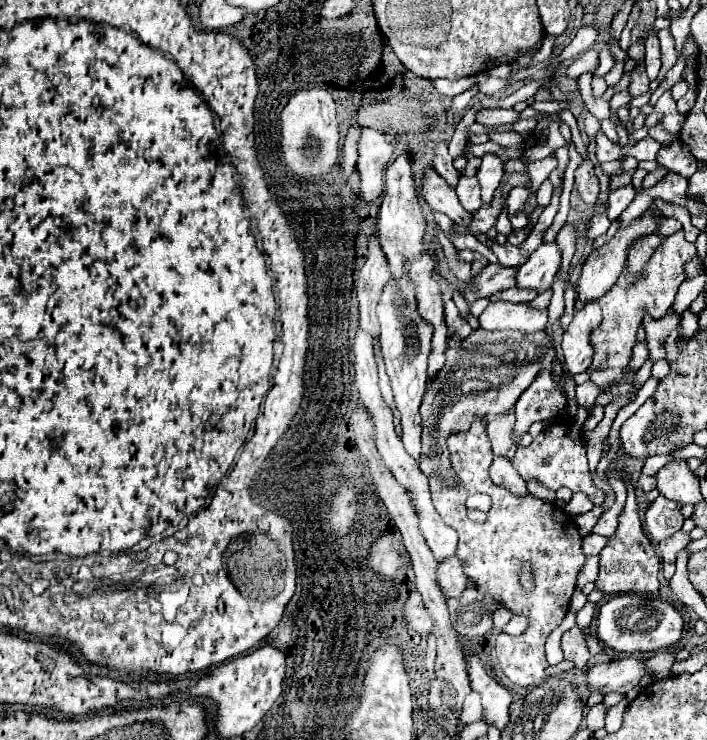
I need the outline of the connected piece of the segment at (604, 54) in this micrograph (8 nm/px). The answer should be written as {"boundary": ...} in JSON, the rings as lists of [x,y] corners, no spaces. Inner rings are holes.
{"boundary":[[[607,45],[599,52],[599,63],[597,70],[593,74],[601,77],[604,77],[615,64],[614,58]]]}

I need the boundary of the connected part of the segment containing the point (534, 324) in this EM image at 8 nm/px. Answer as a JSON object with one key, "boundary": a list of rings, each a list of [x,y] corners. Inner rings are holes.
{"boundary":[[[494,301],[486,307],[486,311],[480,315],[480,327],[494,331],[494,329],[516,329],[516,331],[540,331],[546,329],[548,321],[548,309],[534,309],[526,303],[506,303],[506,301]]]}

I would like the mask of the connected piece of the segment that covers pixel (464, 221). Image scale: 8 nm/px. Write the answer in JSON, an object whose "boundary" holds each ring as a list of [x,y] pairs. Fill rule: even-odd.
{"boundary":[[[434,169],[426,171],[426,181],[424,181],[422,195],[434,211],[440,211],[440,213],[448,215],[456,225],[460,225],[460,227],[470,225],[472,215],[462,209],[462,205],[456,197],[456,191],[450,189],[446,185],[446,181],[440,179],[440,175]]]}

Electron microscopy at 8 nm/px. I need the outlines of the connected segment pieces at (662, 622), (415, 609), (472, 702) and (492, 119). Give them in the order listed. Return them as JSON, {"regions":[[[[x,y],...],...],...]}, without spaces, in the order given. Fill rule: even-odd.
{"regions":[[[[624,593],[606,603],[598,611],[598,639],[620,653],[650,653],[674,645],[682,637],[682,615],[660,597],[644,597],[638,593]]],[[[412,593],[406,601],[406,607],[404,607],[404,619],[408,621],[408,625],[414,629],[414,631],[420,631],[420,633],[430,633],[434,623],[432,623],[432,617],[430,613],[426,611],[424,603],[422,603],[422,597],[418,593]]],[[[472,691],[468,699],[464,701],[464,711],[462,711],[462,723],[474,723],[482,719],[482,705],[480,705],[480,695]]],[[[482,109],[476,115],[476,121],[482,125],[510,125],[520,119],[520,113],[514,109]]]]}

